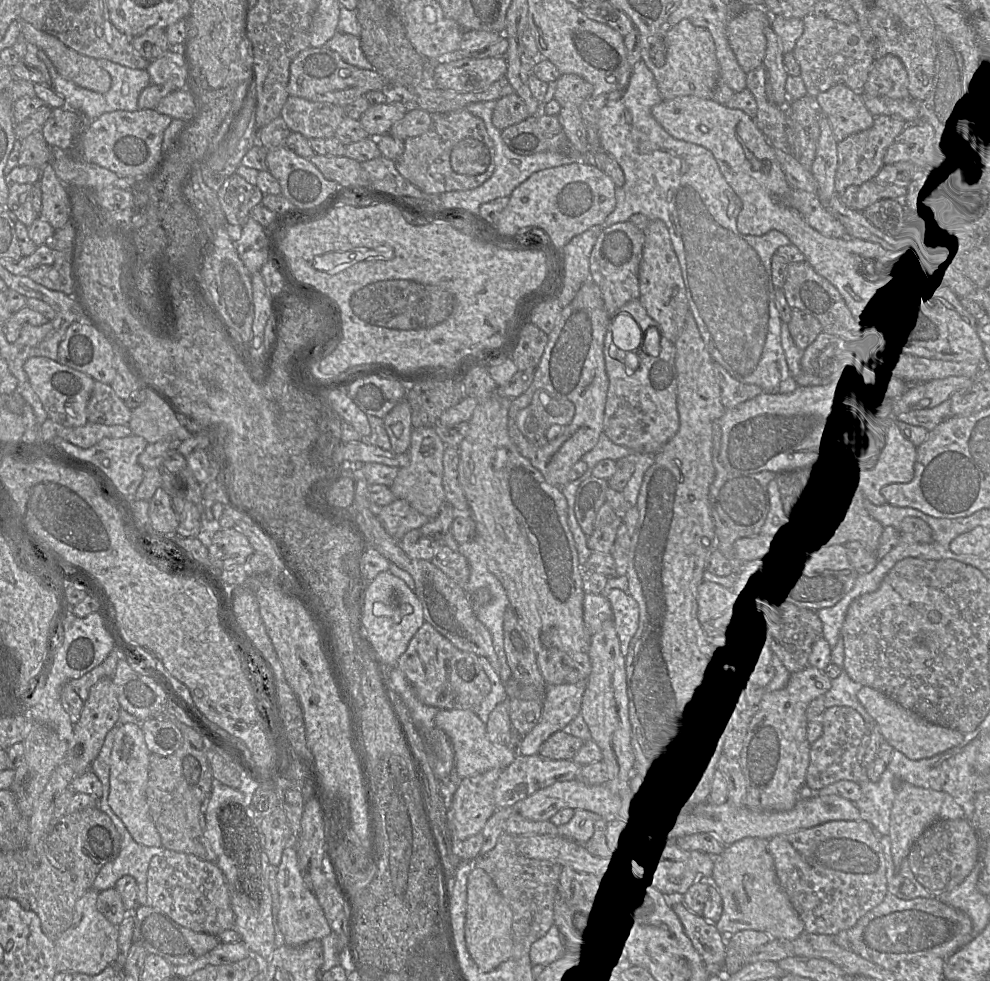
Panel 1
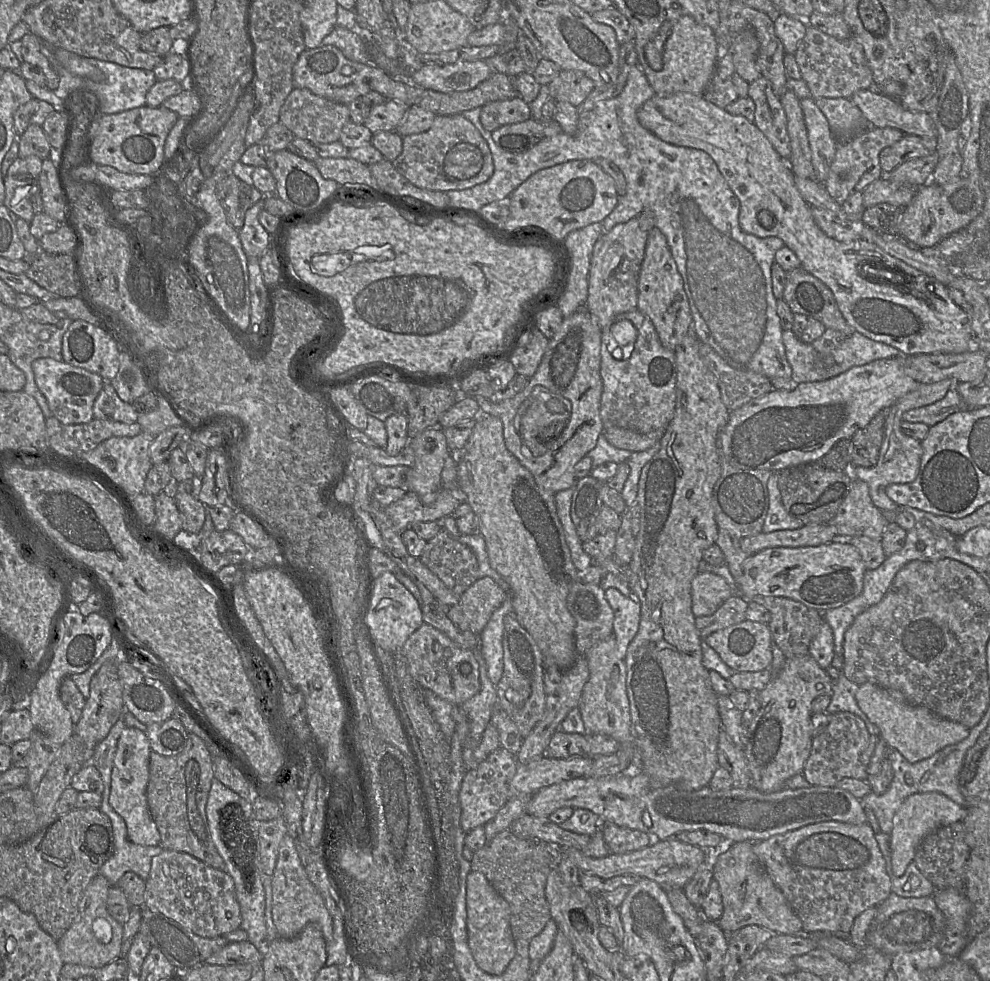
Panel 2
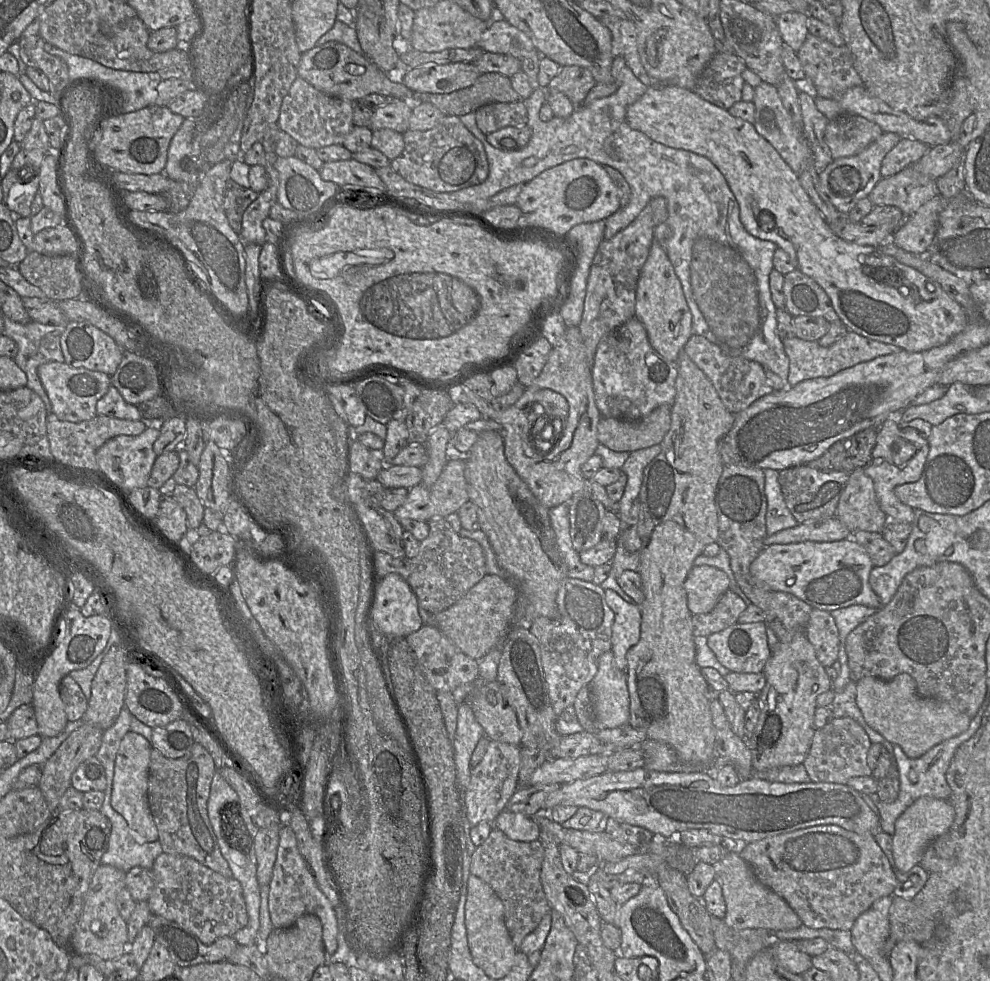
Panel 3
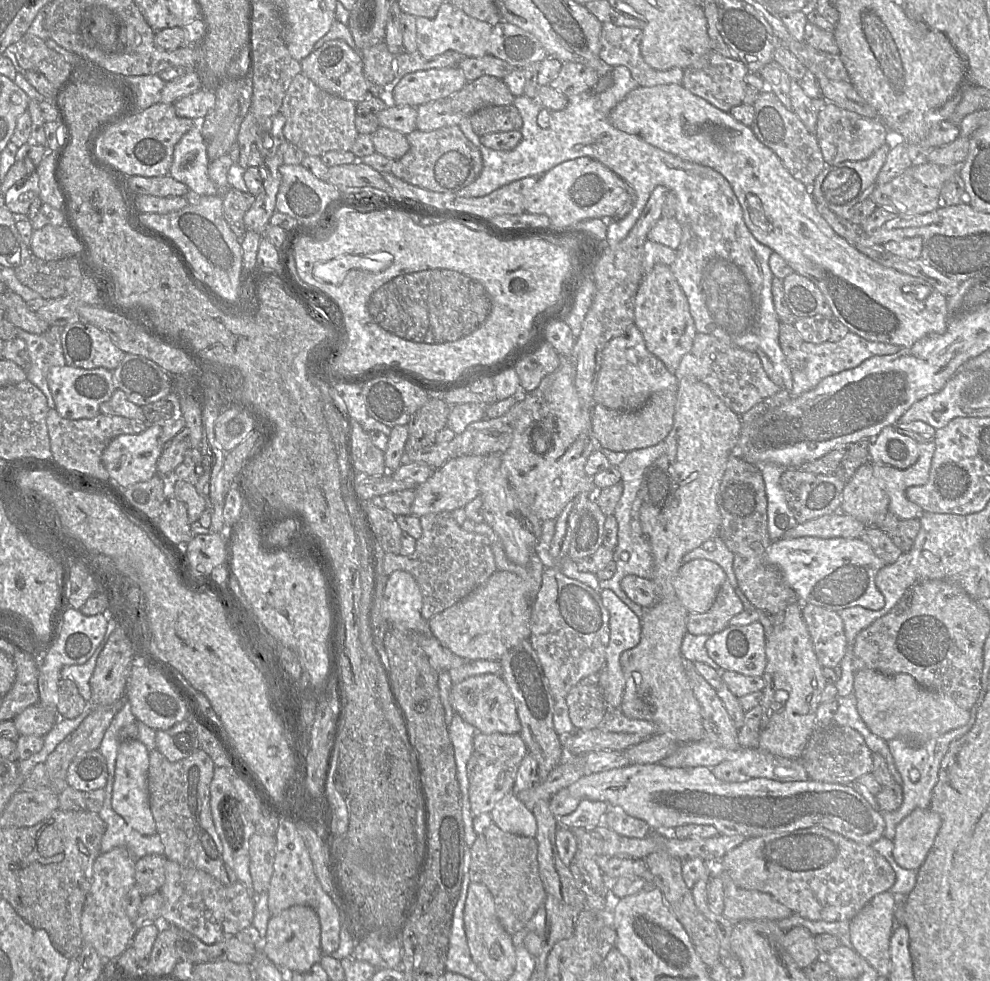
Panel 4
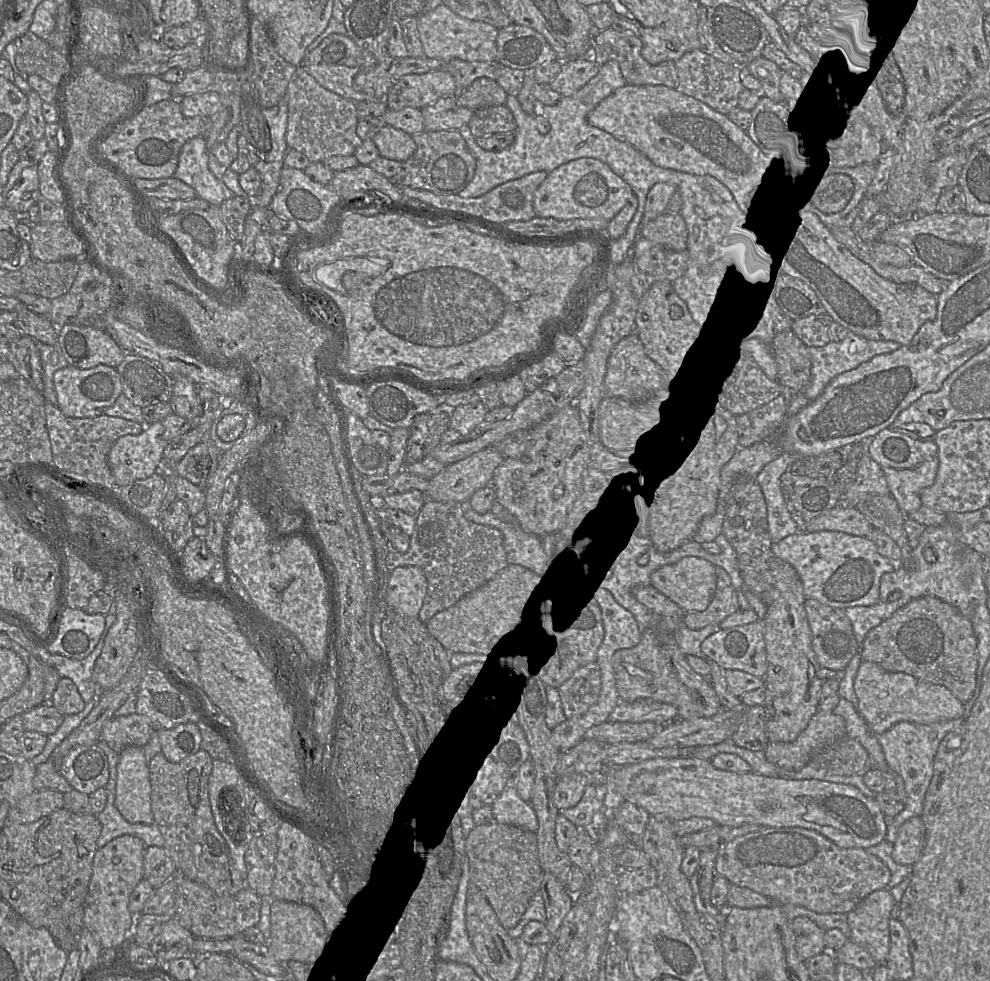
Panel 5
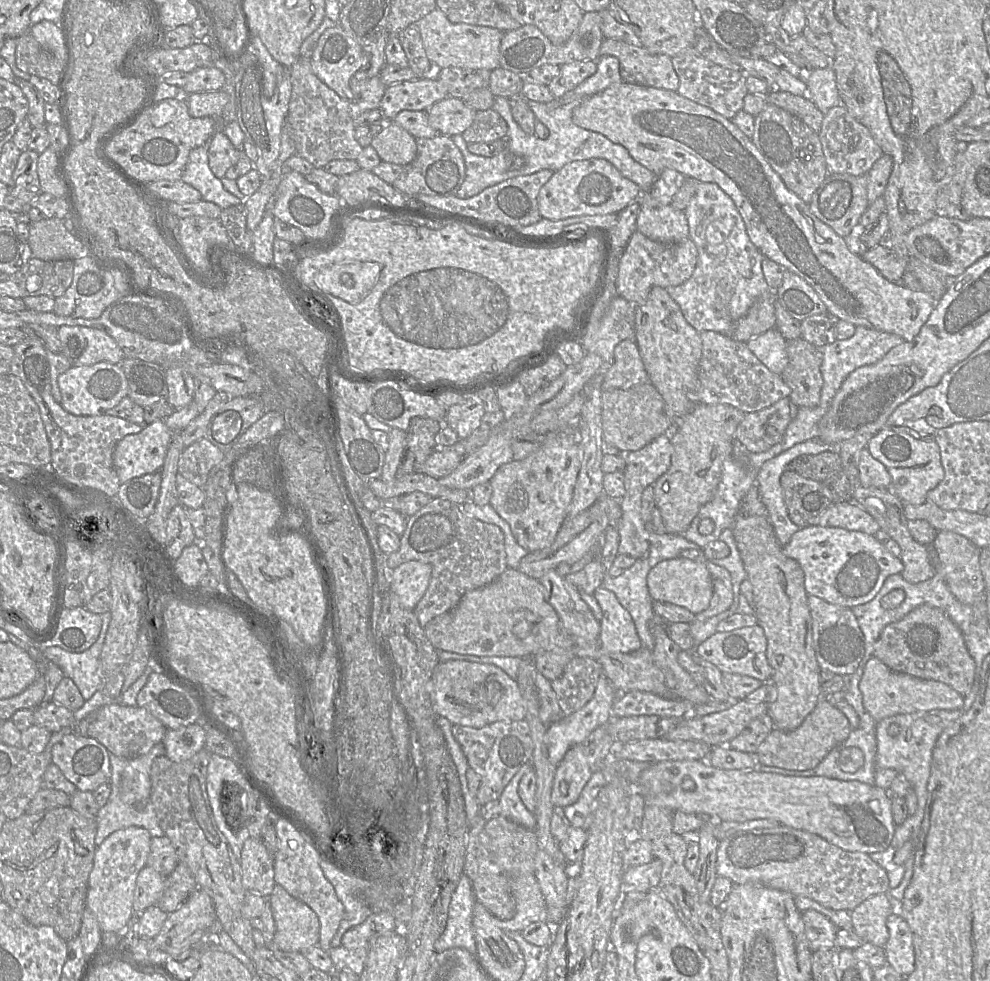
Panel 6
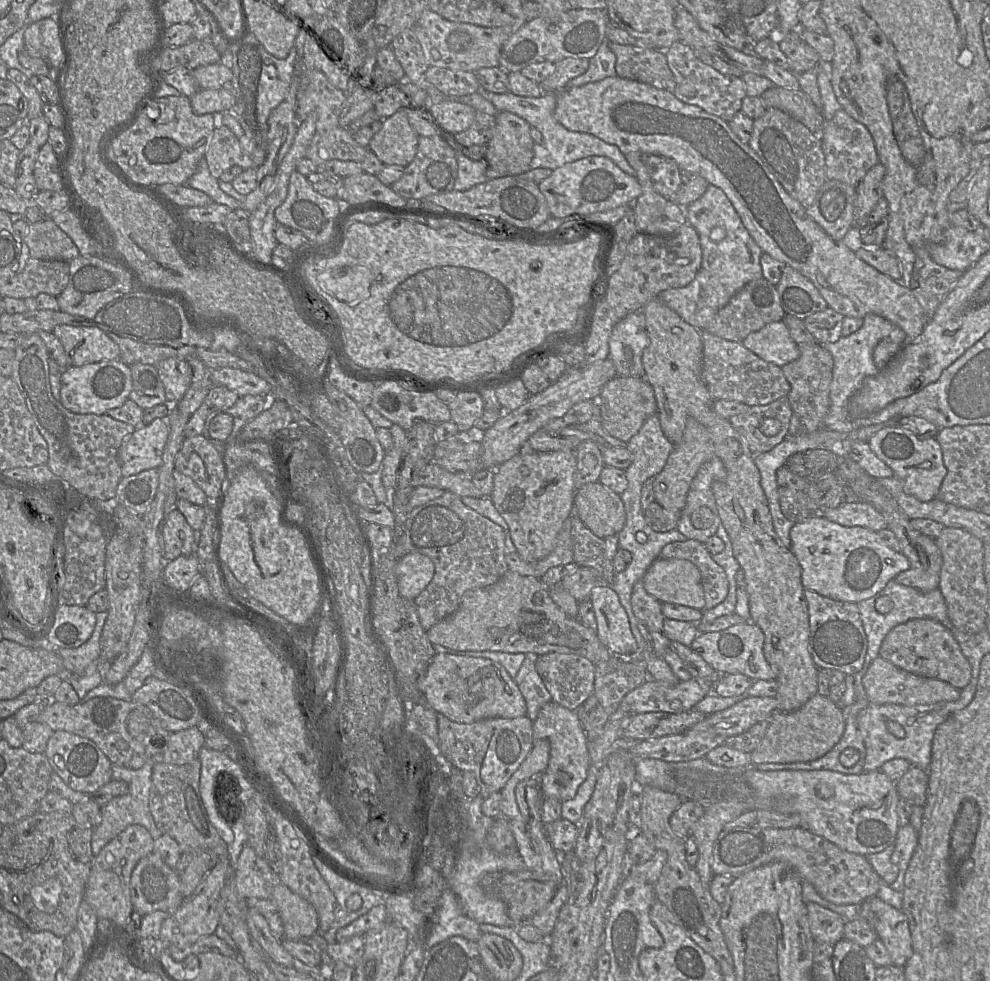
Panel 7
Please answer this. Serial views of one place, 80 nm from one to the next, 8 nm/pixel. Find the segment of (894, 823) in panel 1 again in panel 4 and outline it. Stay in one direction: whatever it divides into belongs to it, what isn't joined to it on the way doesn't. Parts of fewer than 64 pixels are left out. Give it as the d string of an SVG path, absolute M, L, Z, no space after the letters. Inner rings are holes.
M916 808L896 827L893 857L897 865L917 870L933 846L941 817L929 808Z

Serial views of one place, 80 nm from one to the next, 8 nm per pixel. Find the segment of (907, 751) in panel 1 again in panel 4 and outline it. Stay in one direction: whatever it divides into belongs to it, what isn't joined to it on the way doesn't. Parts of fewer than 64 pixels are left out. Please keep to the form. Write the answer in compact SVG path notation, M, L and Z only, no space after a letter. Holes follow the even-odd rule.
M873 669L859 670L854 674L853 694L857 711L873 734L886 741L898 737L904 738L914 747L918 747L930 738L966 725L970 719L969 710L958 706L949 695L921 686L910 674L886 675Z

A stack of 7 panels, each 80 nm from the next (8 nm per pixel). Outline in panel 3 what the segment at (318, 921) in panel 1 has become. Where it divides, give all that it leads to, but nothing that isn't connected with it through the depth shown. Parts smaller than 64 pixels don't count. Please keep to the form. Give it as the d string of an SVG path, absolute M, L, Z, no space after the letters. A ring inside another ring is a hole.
M282 824L269 890L269 912L274 928L289 928L303 914L317 916L322 924L322 939L327 956L337 950L338 923L334 906L318 887L301 856L296 836L288 824Z

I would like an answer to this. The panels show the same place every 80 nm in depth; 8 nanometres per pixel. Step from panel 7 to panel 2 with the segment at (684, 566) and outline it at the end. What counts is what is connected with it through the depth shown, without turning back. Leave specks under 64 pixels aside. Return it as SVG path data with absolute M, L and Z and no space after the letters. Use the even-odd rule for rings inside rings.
M699 572L691 583L692 612L695 617L710 616L734 592L726 580L711 572Z

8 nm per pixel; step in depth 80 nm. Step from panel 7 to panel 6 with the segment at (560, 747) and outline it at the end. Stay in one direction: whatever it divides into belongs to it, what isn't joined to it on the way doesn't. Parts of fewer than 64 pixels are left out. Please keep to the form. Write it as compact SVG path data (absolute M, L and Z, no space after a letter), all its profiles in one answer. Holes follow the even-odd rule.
M582 743L572 746L556 767L551 793L554 806L564 808L575 803L591 776Z

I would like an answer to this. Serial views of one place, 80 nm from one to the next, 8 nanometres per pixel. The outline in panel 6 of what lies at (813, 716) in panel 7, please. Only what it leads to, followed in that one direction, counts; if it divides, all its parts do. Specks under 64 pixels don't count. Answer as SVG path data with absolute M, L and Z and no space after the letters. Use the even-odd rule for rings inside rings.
M821 698L797 729L782 731L773 728L754 753L755 759L758 766L796 771L809 770L816 767L833 748L841 745L851 730L847 717L826 698Z

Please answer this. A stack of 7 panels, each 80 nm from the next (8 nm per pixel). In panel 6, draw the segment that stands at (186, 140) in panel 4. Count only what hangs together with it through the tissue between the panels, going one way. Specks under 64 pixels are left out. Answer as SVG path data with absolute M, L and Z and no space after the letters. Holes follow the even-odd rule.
M200 146L190 151L180 180L199 191L202 200L215 203L221 209L241 203L239 198L223 187L221 180L210 170L207 146Z

